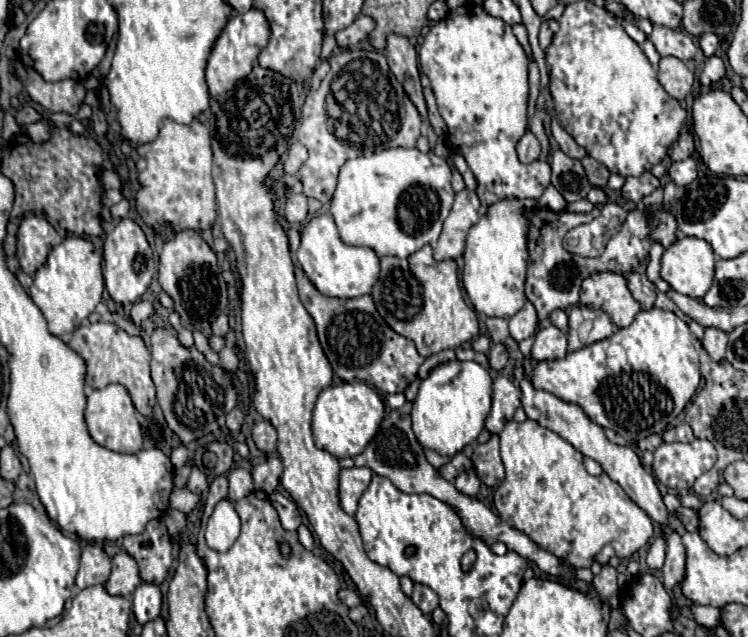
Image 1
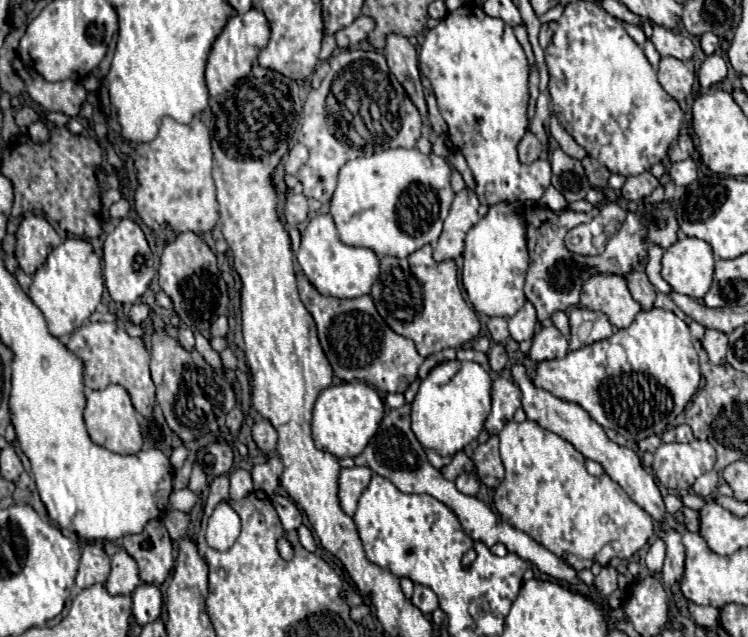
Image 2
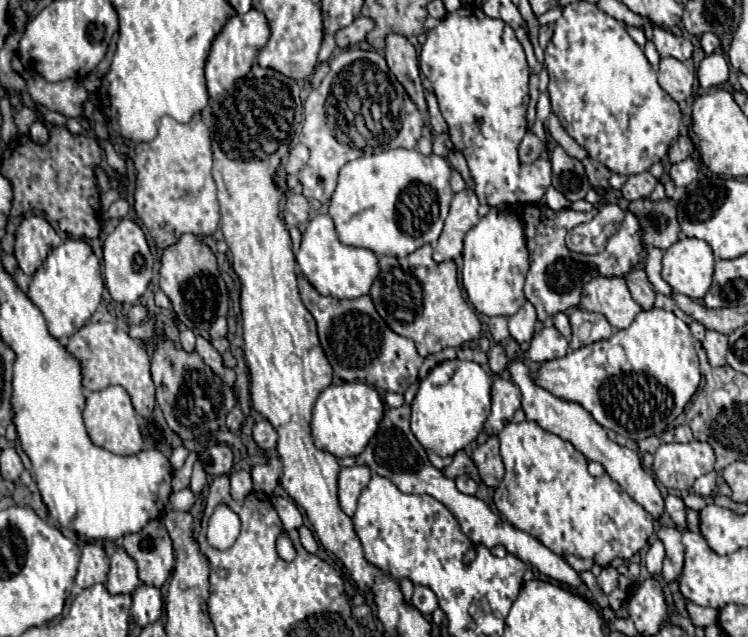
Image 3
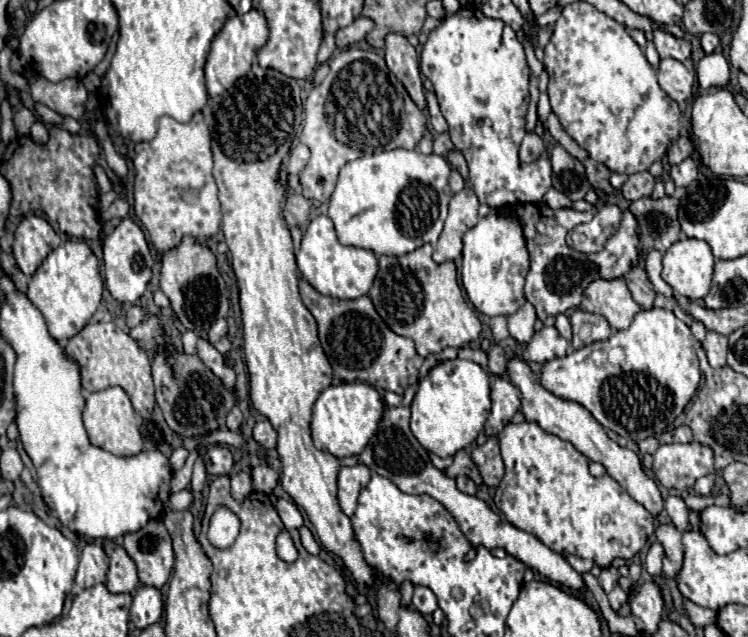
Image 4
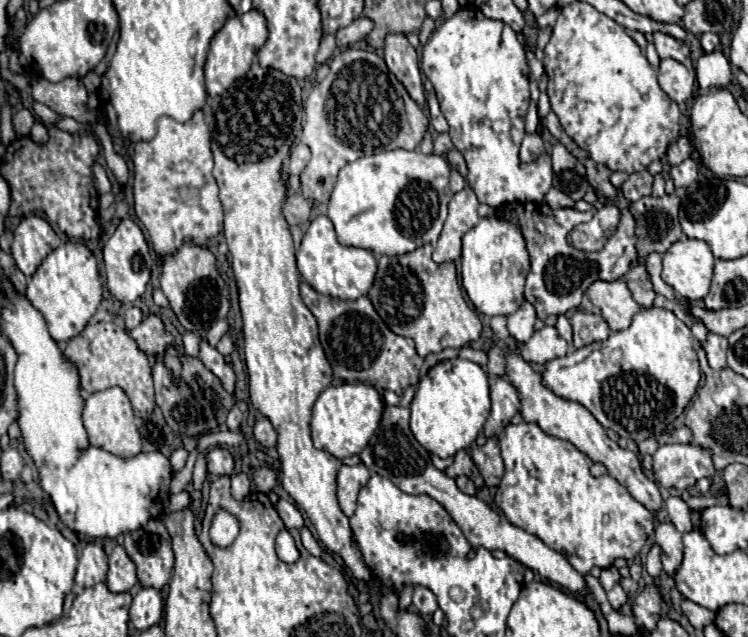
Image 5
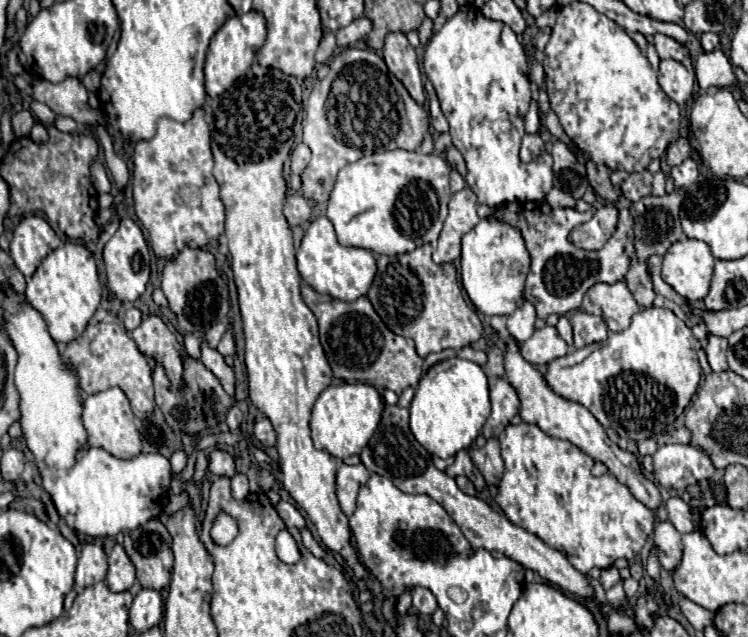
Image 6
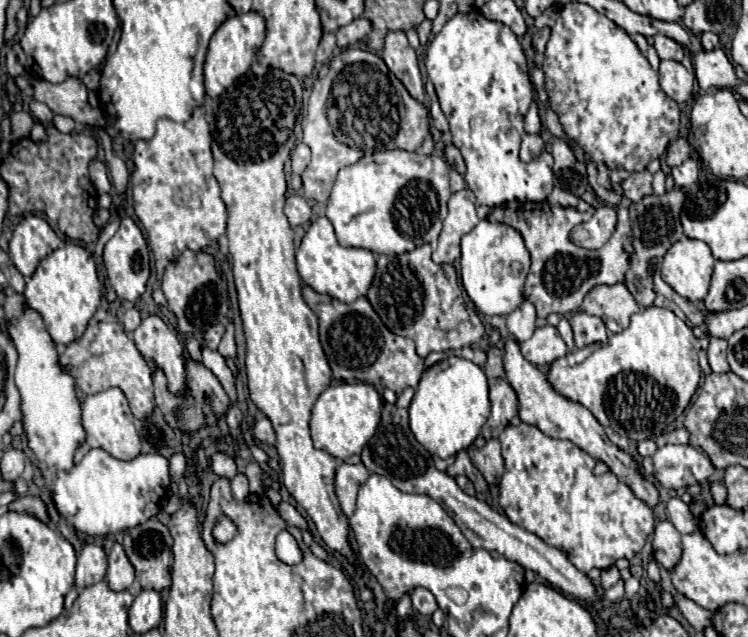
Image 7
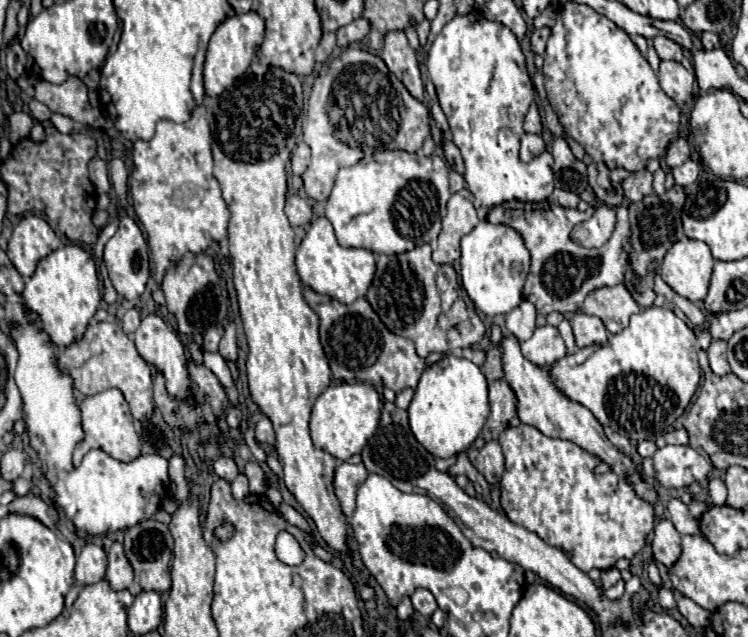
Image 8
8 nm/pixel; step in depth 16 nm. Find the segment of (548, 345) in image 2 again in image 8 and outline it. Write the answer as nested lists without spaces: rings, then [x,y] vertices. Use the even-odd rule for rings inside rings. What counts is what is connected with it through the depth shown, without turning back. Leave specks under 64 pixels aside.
[[[548,324],[536,328],[532,338],[522,342],[520,346],[522,346],[522,354],[526,360],[544,368],[552,366],[556,360],[566,356],[566,344],[560,332],[556,332],[556,328]]]

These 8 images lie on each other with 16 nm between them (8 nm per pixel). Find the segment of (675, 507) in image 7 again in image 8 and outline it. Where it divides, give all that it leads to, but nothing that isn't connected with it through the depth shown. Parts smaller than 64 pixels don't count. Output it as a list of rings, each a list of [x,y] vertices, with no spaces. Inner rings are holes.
[[[672,498],[668,502],[668,514],[670,514],[670,520],[680,534],[698,534],[700,532],[698,522],[690,516],[688,506],[680,498]]]

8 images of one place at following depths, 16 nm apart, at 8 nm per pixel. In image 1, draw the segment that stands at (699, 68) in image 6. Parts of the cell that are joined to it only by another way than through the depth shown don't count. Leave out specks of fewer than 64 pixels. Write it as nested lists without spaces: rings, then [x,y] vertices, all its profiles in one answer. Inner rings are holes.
[[[712,56],[706,60],[704,64],[704,70],[702,70],[702,76],[700,76],[700,82],[702,86],[708,86],[712,82],[718,82],[722,76],[724,76],[724,62],[718,58],[718,56]]]

